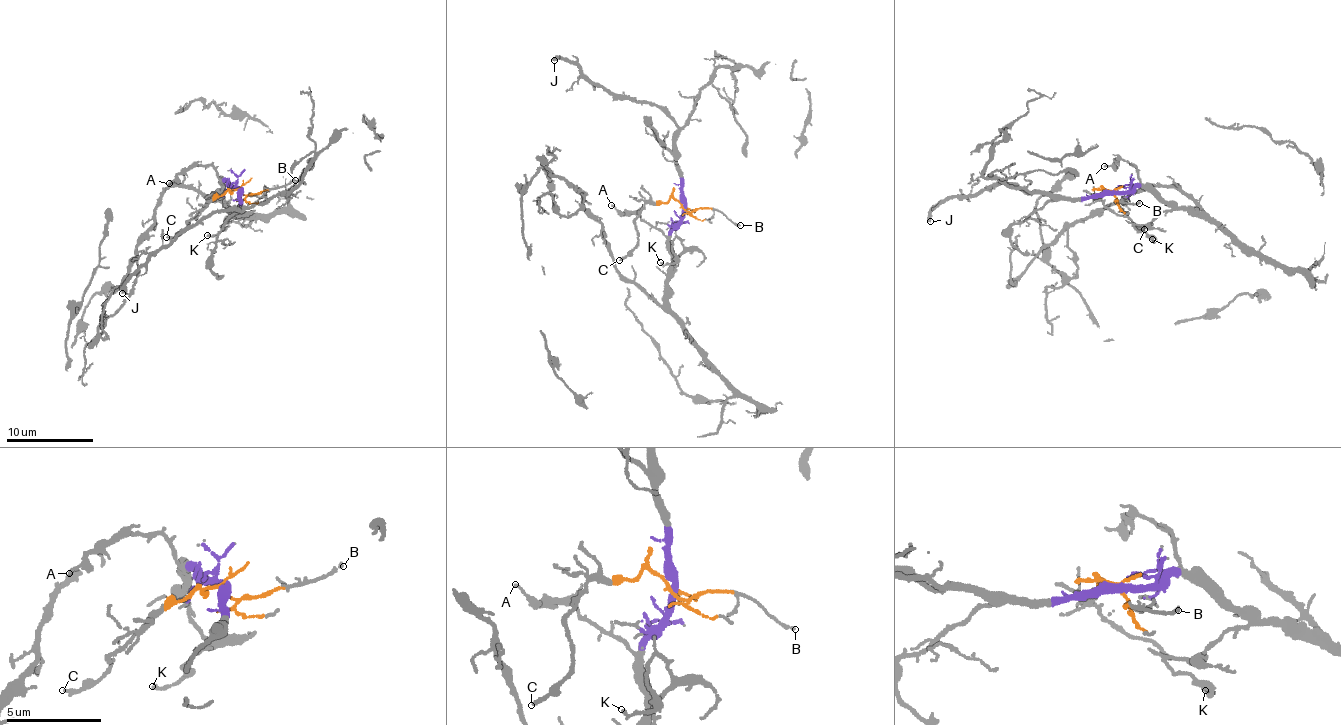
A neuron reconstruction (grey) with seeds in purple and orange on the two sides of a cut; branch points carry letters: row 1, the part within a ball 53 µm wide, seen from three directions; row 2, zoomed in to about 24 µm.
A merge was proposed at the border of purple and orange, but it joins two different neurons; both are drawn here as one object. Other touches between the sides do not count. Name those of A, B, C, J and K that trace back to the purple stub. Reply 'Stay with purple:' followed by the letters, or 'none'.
Stay with purple: A, J, K

